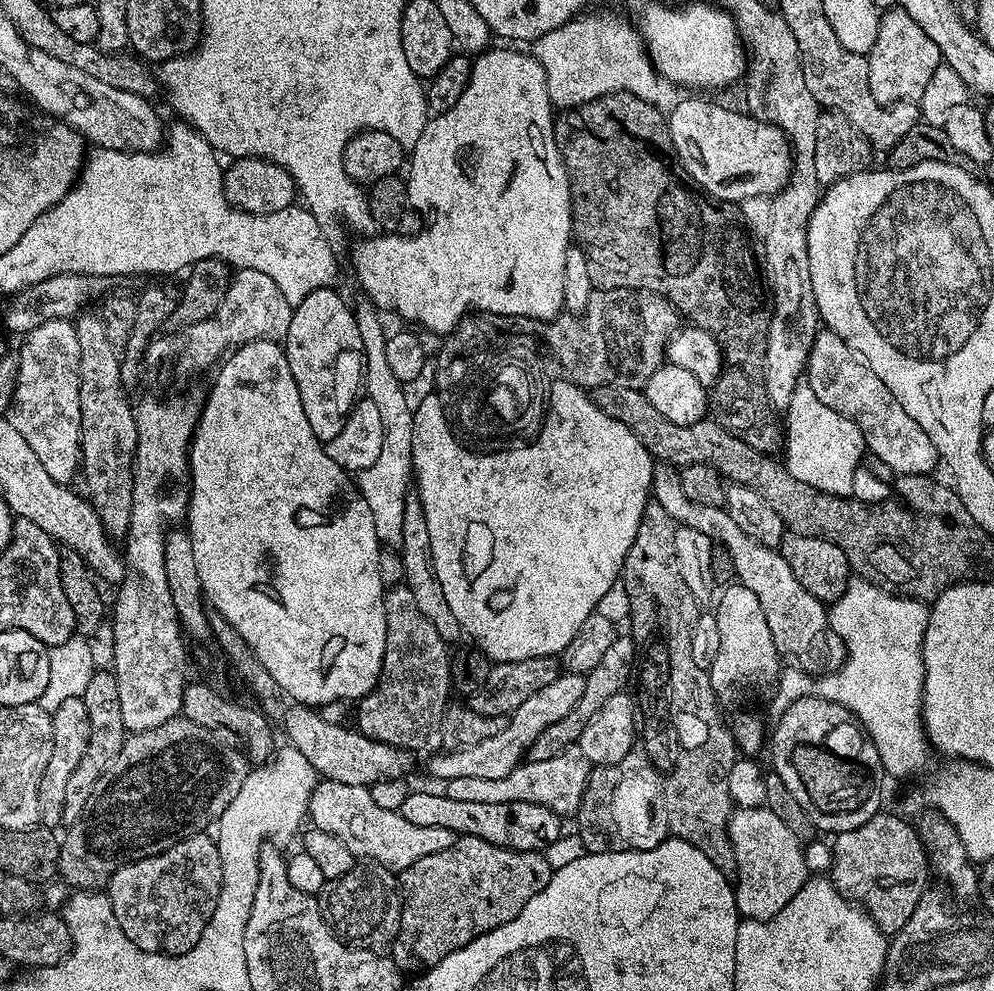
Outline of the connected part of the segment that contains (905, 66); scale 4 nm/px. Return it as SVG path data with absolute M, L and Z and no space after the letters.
M899 6L891 9L881 19L878 38L867 58L866 79L870 94L883 105L920 101L930 78L942 63L938 46L934 46L934 42L926 38L922 26L918 26L918 22L914 22L914 18L910 18L910 14L906 14L906 10Z

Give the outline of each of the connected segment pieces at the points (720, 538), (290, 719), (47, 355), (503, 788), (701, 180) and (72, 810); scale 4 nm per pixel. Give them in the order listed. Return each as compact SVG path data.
M663 462L657 463L652 470L652 496L670 514L670 518L676 520L677 525L685 528L693 528L702 534L711 536L717 544L724 544L727 551L730 552L734 560L734 569L736 569L736 579L742 586L752 590L758 596L759 605L762 606L762 612L766 616L766 623L770 626L770 635L774 638L774 644L777 647L781 657L790 659L795 667L804 669L809 674L823 674L825 672L834 672L844 664L845 651L844 644L840 636L834 631L832 625L828 623L829 609L824 601L814 598L798 578L794 578L794 570L790 570L790 565L786 563L786 558L775 548L767 548L762 542L750 538L750 534L742 534L730 518L727 507L715 508L714 506L702 506L702 502L690 502L686 498L686 490L682 488L679 471L671 464Z
M293 703L292 708L284 712L284 732L288 735L287 743L296 748L310 766L314 766L317 777L334 782L346 782L346 786L371 786L379 780L398 780L407 777L408 771L412 768L413 753L404 748L395 748L389 744L383 744L377 740L363 736L355 727L343 728L340 724L335 724L332 720L327 720L324 716L319 716L317 709L312 706Z
M71 319L50 320L43 322L34 330L27 332L23 337L20 352L18 351L18 359L16 362L16 389L12 392L12 403L8 405L6 413L7 419L11 420L14 430L18 430L18 434L22 434L22 438L26 438L30 450L34 450L38 462L42 462L42 467L46 469L46 474L50 474L50 478L54 478L54 482L59 484L71 485L72 479L77 479L78 473L81 471L80 466L80 371L78 370L78 334L76 333L76 325Z
M573 746L543 762L521 762L510 774L506 774L506 778L454 778L443 785L442 792L458 802L530 802L546 806L558 817L572 818L582 806L586 782L592 770L593 765L589 764L586 754L582 754L578 746Z
M692 94L689 100L683 100L683 98L677 99L675 106L667 113L666 119L668 121L668 133L672 139L672 144L675 146L676 157L684 169L688 172L692 182L698 185L711 199L714 200L730 200L733 202L739 202L746 198L754 198L755 196L767 196L769 198L777 196L782 189L788 185L788 178L792 175L792 153L790 151L790 145L787 136L784 135L784 131L778 126L773 124L767 124L764 120L758 119L757 116L748 115L747 111L740 110L735 112L732 108L723 108L720 104L715 104L712 100L699 100L699 95Z
M93 671L83 698L86 702L86 711L90 713L90 742L86 742L86 754L82 754L82 759L78 761L74 774L70 774L70 779L66 781L63 823L68 826L80 817L98 778L102 778L106 766L110 766L118 750L122 750L126 739L126 729L122 722L122 705L118 702L118 678L115 672Z

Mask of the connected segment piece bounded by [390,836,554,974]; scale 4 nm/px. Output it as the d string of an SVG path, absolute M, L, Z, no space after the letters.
M460 836L450 846L446 846L446 850L438 850L438 854L426 854L426 858L418 858L414 866L404 869L398 880L402 907L400 929L390 949L392 960L404 974L419 974L432 968L454 950L465 948L474 938L498 926L506 926L510 918L518 918L526 902L530 902L530 898L534 898L534 894L541 892L550 882L553 871L541 853L499 848L473 836Z

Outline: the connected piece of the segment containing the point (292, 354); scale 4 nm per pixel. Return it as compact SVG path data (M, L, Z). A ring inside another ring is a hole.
M335 287L319 288L306 294L306 298L293 307L290 330L286 330L282 341L286 362L290 362L290 374L294 374L294 382L298 382L298 394L302 394L302 410L306 410L310 430L314 430L321 442L338 438L342 426L346 426L348 413L356 405L364 378L364 347L362 334L358 334L356 313L353 305L347 304L336 291Z

